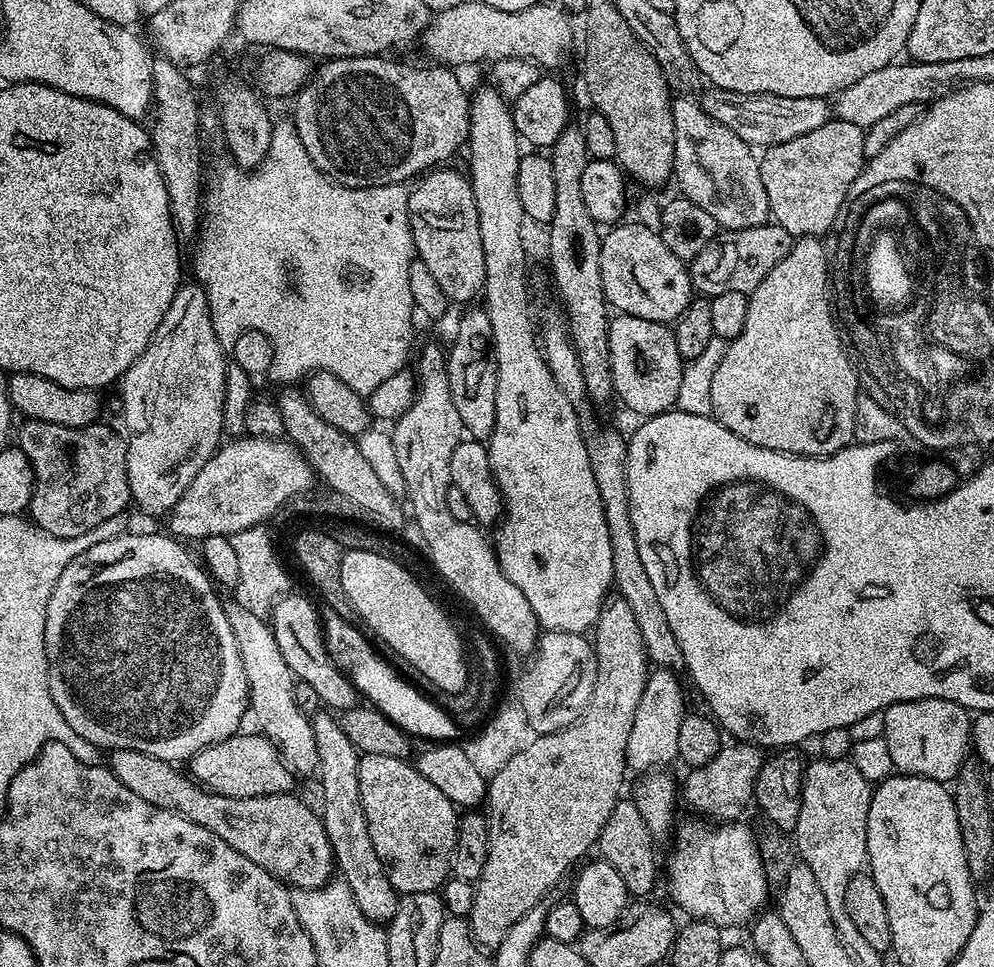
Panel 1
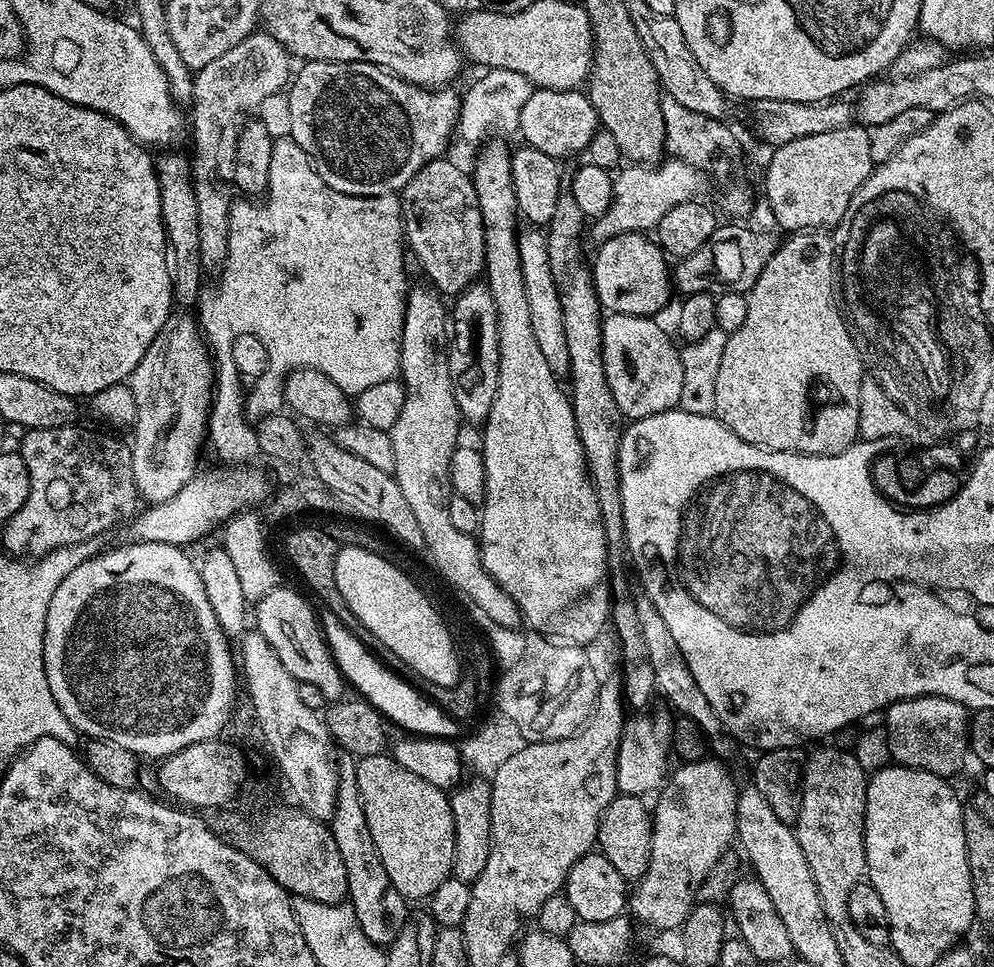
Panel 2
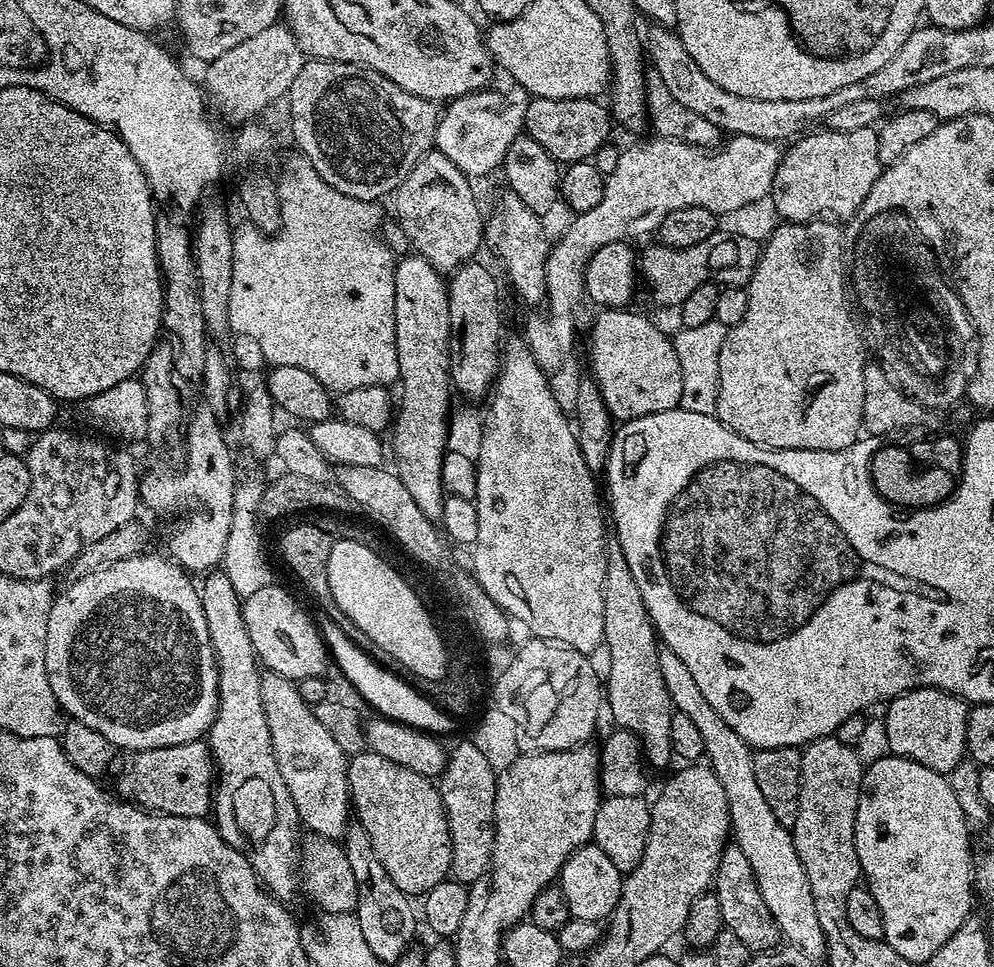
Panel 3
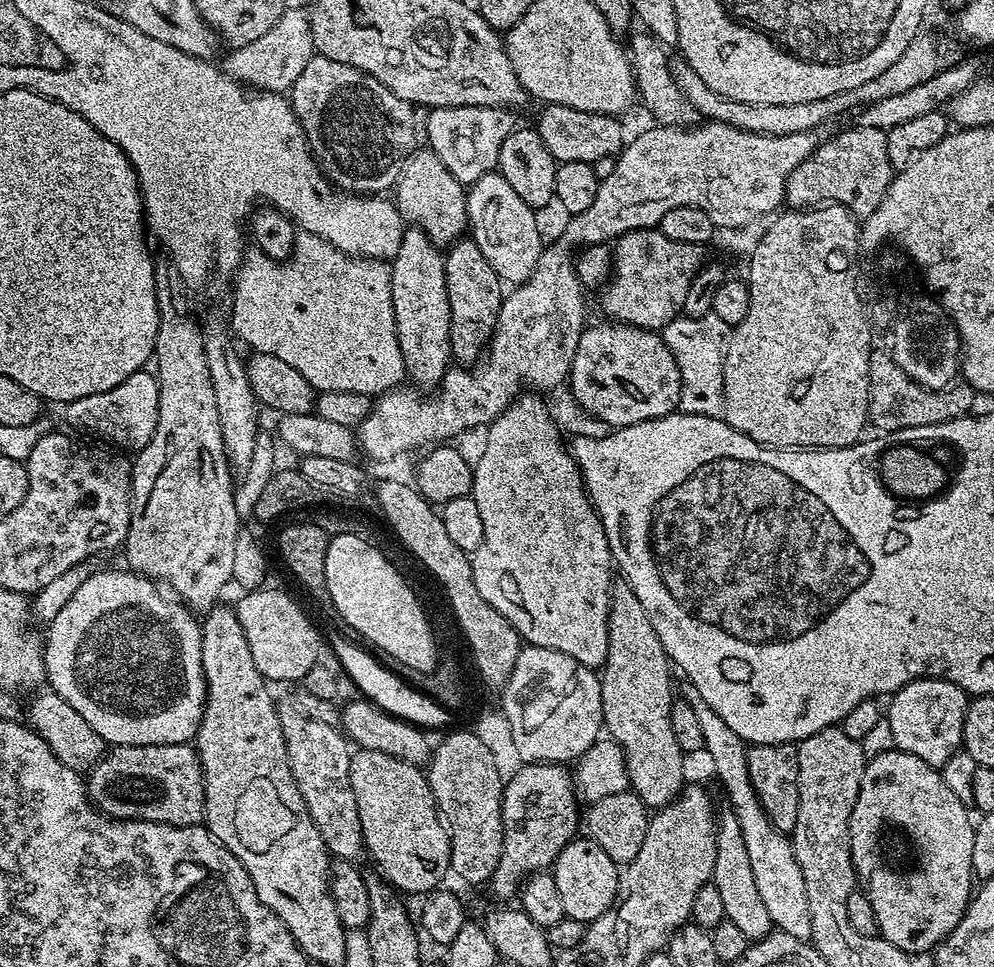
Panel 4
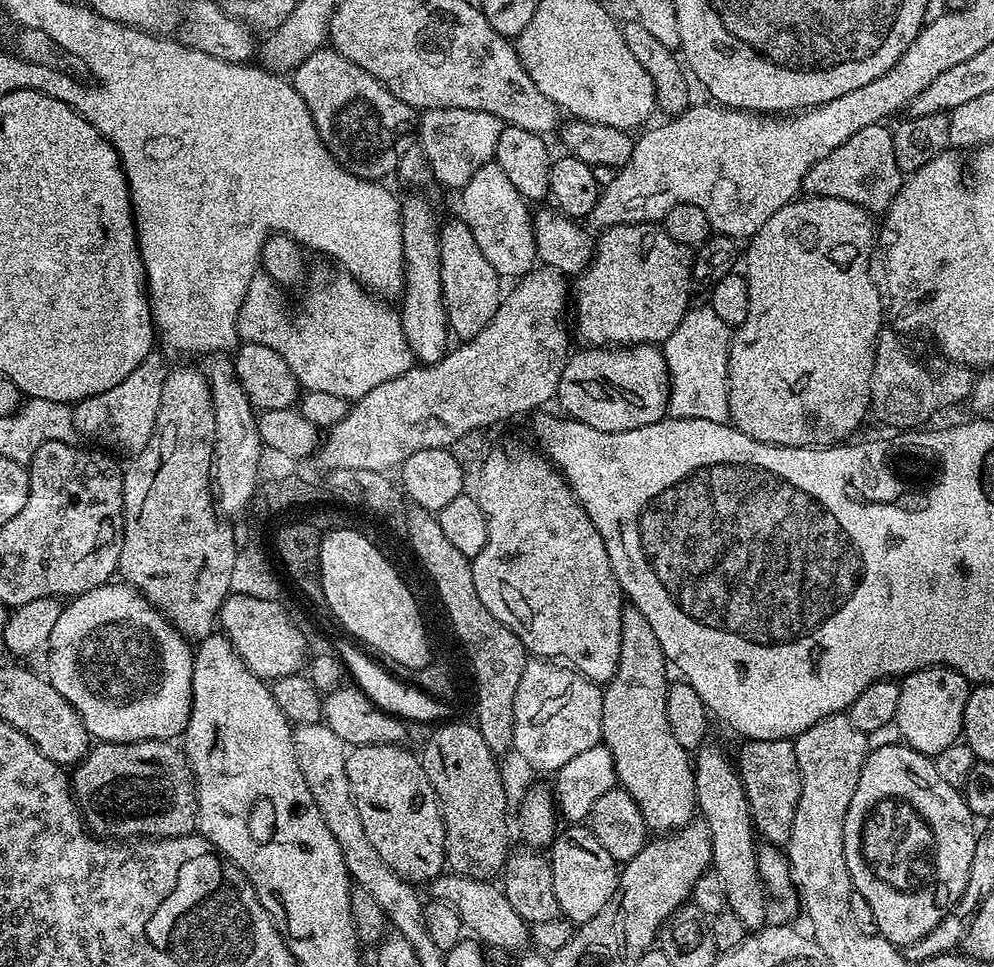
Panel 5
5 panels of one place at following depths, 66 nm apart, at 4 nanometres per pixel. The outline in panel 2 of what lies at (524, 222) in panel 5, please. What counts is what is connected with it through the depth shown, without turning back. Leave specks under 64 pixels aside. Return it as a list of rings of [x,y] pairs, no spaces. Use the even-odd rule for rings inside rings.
[[[539,227],[525,229],[519,233],[516,245],[522,264],[522,282],[526,286],[526,302],[530,306],[530,322],[534,322],[534,338],[538,338],[538,350],[542,350],[546,362],[550,362],[550,370],[564,378],[568,374],[570,353],[566,351],[566,330],[562,330],[562,302],[550,270],[548,241]]]

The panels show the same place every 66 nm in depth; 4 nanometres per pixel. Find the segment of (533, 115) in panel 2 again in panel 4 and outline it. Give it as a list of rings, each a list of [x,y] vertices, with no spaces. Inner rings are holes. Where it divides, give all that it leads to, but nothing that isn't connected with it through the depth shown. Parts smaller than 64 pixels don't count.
[[[544,104],[540,117],[534,121],[536,133],[546,142],[553,158],[561,164],[566,162],[586,162],[592,165],[598,158],[617,157],[626,143],[621,121],[614,116],[594,114],[586,110],[574,110],[574,106]]]

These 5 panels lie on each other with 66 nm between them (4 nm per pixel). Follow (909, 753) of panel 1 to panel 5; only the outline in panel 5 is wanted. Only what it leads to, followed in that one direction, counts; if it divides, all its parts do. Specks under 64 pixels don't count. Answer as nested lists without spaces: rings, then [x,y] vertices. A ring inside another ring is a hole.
[[[935,664],[932,668],[923,668],[911,672],[899,681],[897,712],[894,722],[900,731],[900,739],[908,747],[918,750],[923,756],[935,758],[940,752],[961,739],[964,730],[964,711],[970,691],[970,681],[958,670],[946,668],[943,664]]]

